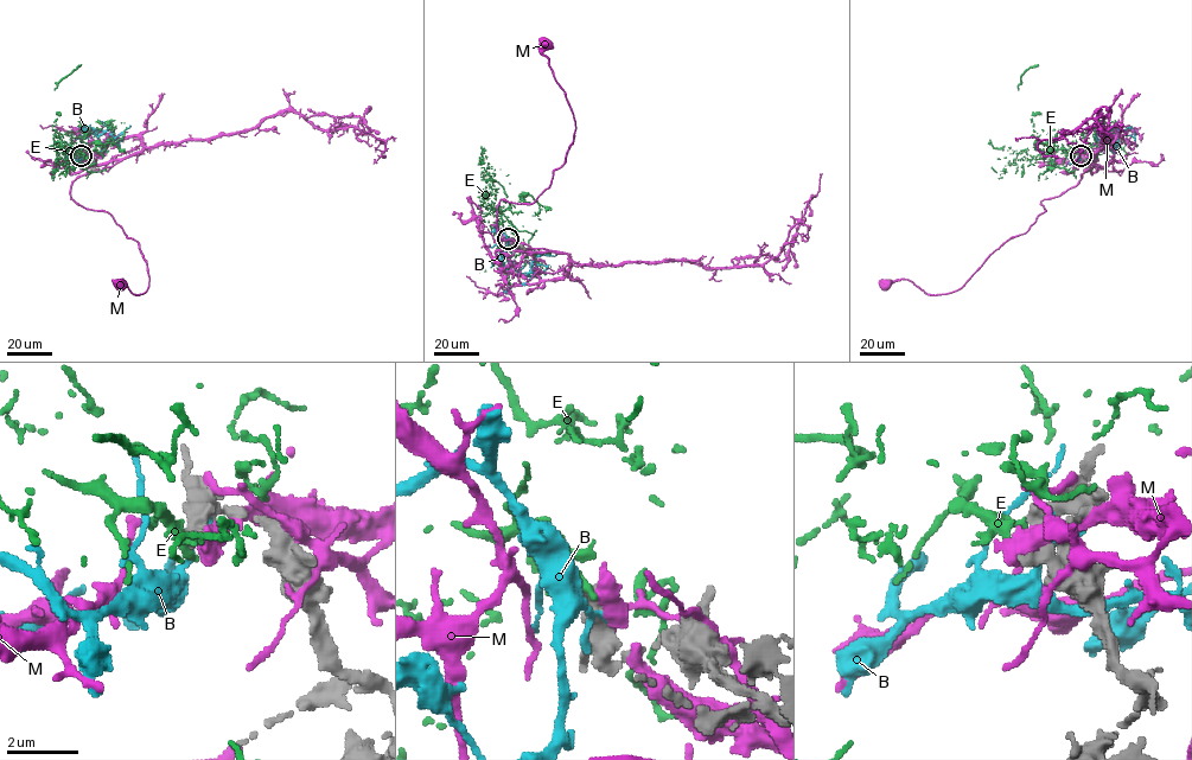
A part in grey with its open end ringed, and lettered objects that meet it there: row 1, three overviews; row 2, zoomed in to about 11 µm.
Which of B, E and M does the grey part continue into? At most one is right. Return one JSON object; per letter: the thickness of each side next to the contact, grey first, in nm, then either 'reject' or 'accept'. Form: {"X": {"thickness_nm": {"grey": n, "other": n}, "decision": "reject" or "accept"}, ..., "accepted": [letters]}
{"B": {"thickness_nm": {"grey": 750, "other": 120}, "decision": "reject"}, "E": {"thickness_nm": {"grey": 440, "other": 190}, "decision": "reject"}, "M": {"thickness_nm": {"grey": 600, "other": 700}, "decision": "reject"}, "accepted": []}

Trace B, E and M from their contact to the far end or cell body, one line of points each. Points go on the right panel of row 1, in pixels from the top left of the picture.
B: (1082, 154), (1091, 159), (1108, 144), (1108, 133), (1119, 136), (1117, 147), (1114, 153), (1104, 148), (1094, 127)
E: (1081, 155), (1059, 149), (1049, 159), (1047, 145), (1038, 148), (1034, 113), (1018, 88), (1022, 74), (1038, 64)
M: (1082, 154), (1120, 135), (957, 289), (929, 294), (906, 279), (886, 285)

